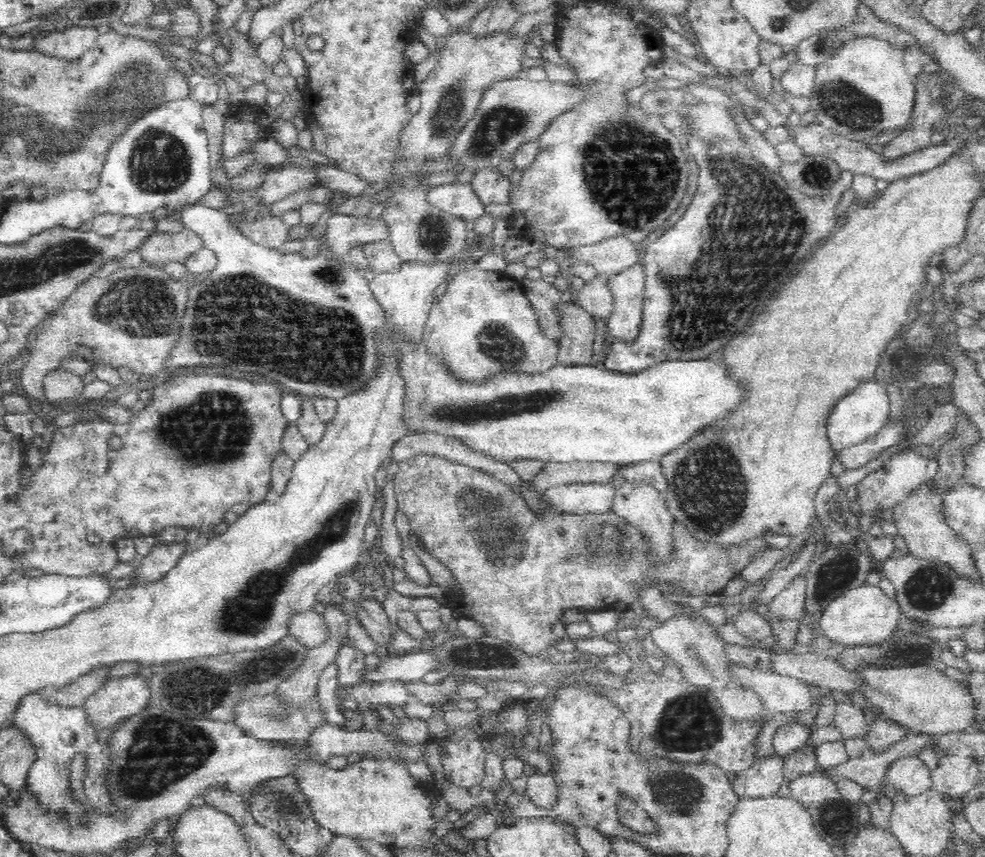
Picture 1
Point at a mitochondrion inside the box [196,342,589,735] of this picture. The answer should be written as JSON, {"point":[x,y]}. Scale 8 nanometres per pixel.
{"point":[248,613]}

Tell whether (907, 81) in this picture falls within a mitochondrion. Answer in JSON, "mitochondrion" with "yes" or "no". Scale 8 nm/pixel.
{"mitochondrion":"no"}

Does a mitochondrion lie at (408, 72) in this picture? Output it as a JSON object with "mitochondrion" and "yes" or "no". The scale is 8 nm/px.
{"mitochondrion":"no"}

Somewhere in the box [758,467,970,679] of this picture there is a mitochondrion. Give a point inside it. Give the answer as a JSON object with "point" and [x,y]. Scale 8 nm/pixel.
{"point":[926,589]}

